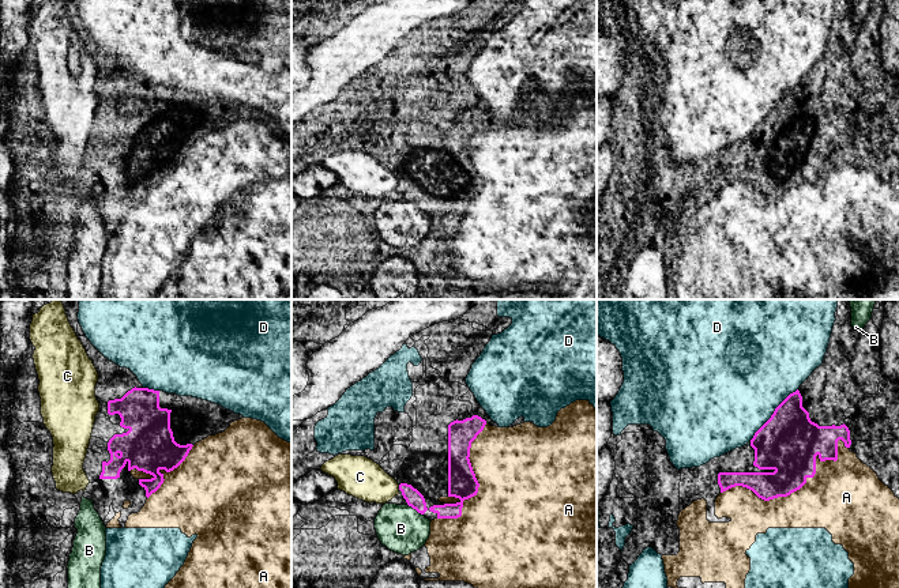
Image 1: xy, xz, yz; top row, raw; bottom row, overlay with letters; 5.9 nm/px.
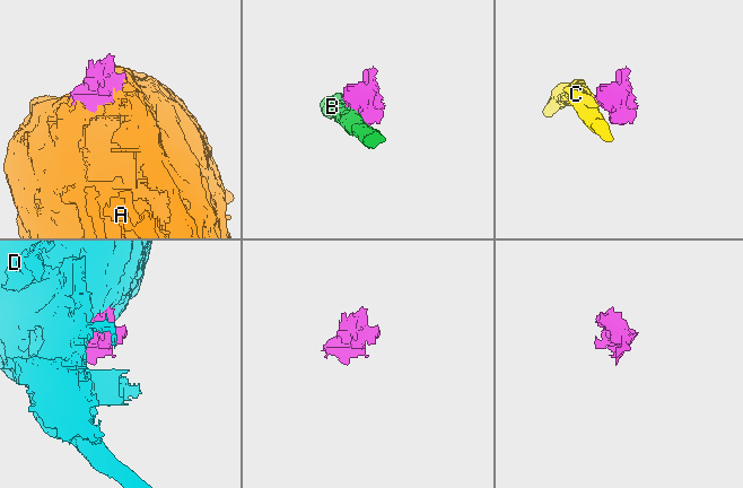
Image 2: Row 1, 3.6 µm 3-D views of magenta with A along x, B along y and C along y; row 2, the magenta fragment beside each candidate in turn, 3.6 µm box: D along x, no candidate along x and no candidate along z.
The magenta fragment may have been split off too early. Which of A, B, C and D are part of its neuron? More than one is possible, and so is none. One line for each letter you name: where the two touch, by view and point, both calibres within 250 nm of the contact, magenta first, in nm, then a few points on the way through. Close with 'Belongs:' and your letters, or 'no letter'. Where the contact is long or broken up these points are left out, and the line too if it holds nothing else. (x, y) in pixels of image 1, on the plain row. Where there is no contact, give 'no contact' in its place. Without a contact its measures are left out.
Belongs: no letter

